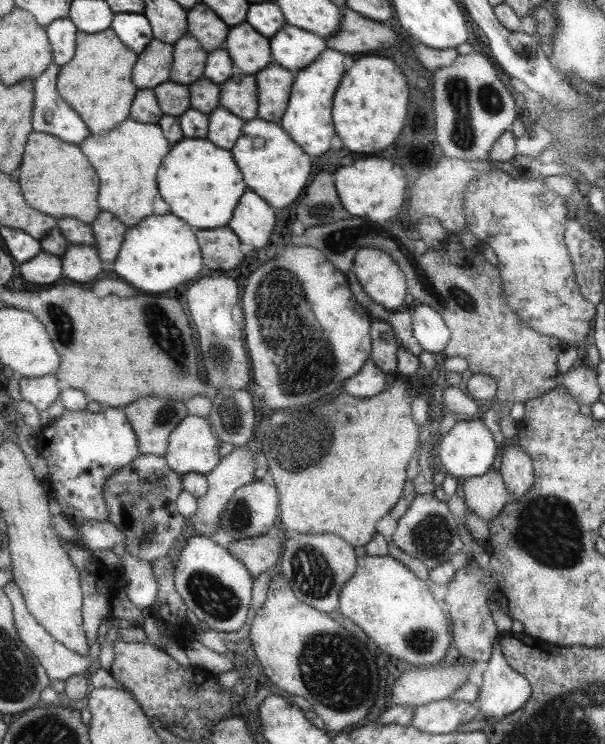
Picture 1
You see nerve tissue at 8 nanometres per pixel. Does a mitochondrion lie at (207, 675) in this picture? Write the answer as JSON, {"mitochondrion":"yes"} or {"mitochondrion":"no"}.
{"mitochondrion":"no"}

